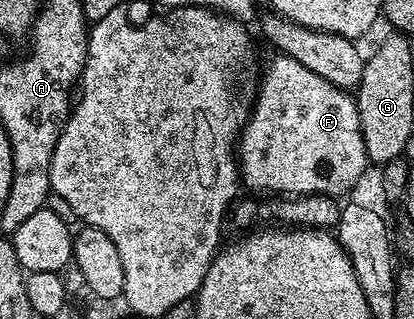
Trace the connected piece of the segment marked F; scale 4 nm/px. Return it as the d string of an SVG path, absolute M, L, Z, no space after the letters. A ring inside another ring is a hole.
M283 53L276 55L277 59L269 66L269 75L264 75L263 85L259 90L259 97L254 105L253 113L245 124L239 139L239 178L253 190L266 190L269 196L300 196L302 194L325 194L329 198L337 198L345 194L365 174L365 166L370 165L368 154L364 150L363 132L360 131L359 112L357 111L357 99L348 90L340 90L335 84L323 80L323 76L315 76L311 68L303 68L299 60Z

